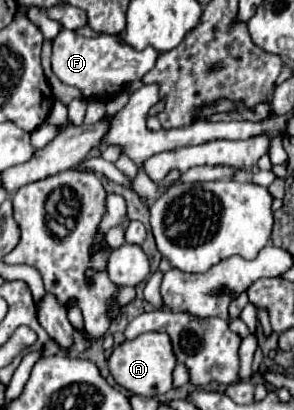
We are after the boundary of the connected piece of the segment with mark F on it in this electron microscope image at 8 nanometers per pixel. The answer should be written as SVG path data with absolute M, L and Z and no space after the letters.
M62 28L60 34L52 40L52 72L60 82L76 86L84 92L86 98L108 100L122 92L130 82L140 80L150 68L154 68L160 52L154 48L134 50L132 46L118 44L115 35L101 34L87 38L76 34L74 30Z

